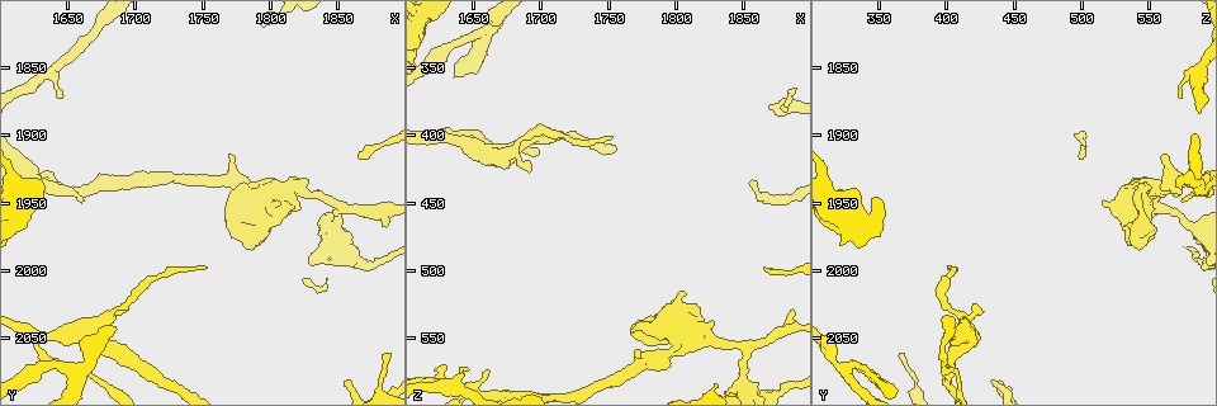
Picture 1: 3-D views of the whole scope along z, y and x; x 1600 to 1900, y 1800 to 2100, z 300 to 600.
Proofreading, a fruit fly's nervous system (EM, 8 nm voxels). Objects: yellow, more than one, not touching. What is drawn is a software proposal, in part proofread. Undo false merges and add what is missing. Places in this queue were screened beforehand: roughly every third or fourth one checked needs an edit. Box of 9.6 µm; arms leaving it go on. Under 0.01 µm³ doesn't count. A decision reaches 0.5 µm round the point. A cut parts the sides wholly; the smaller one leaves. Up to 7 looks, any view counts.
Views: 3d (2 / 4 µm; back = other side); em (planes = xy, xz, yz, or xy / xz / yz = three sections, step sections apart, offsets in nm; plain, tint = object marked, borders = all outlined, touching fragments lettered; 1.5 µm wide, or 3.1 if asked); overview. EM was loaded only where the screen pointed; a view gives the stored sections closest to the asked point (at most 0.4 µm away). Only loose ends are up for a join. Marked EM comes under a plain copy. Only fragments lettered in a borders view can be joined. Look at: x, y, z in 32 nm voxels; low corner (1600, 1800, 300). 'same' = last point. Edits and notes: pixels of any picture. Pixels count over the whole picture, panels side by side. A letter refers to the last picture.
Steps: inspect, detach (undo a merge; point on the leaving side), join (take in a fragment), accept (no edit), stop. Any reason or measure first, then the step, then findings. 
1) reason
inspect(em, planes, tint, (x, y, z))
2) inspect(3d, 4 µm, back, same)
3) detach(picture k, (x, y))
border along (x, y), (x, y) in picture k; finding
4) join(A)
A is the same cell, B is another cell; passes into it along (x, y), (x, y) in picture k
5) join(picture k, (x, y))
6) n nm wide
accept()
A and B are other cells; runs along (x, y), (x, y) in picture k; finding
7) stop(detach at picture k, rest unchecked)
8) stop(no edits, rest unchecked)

branch stops here
inspect(em, xy, step 4, tint, (1622, 1938, 572))

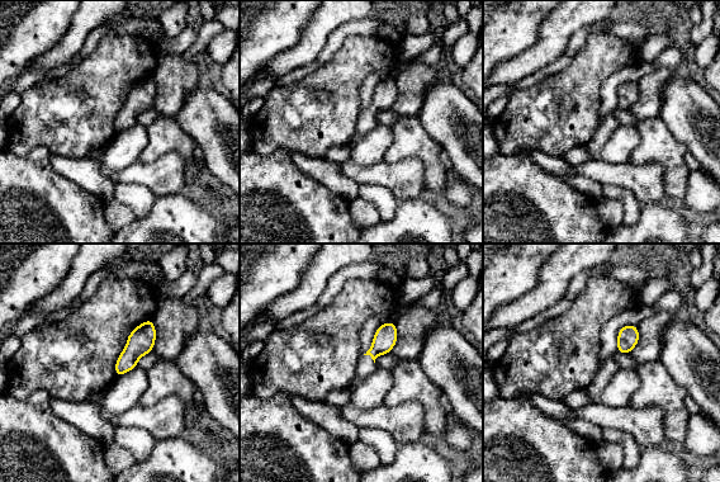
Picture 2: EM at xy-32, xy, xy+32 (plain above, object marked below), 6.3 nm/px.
another direction
inspect(em, planes, borders, same)

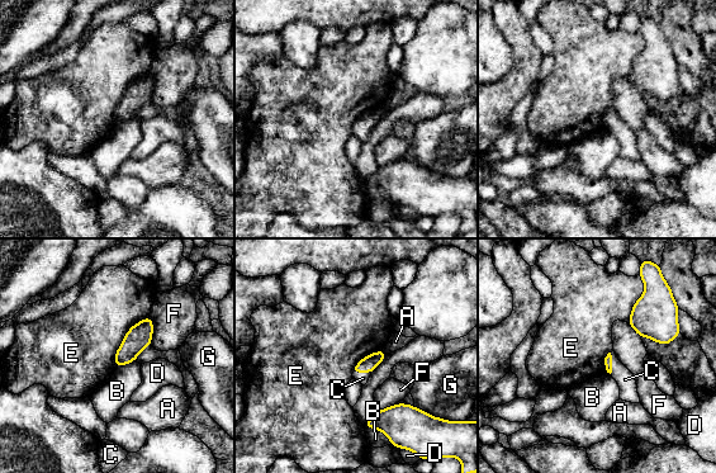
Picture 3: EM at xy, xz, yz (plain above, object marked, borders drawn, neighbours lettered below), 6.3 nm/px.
E touches over 380 nm
join(C)
C is the same cell, A, B, D, E, F and G are other cells; the neuron continues

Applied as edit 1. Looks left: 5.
calibre changes
inspect(3d, 2 µm, (1822, 1942, 550))

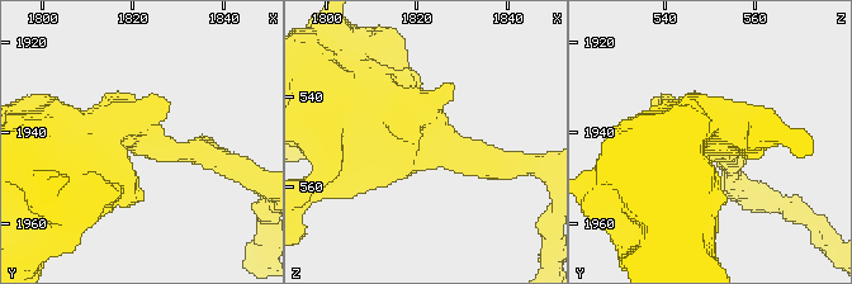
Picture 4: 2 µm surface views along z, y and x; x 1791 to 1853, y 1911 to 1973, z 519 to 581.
shape alone is not enough
inspect(em, planes, borders, (1820, 1941, 550))

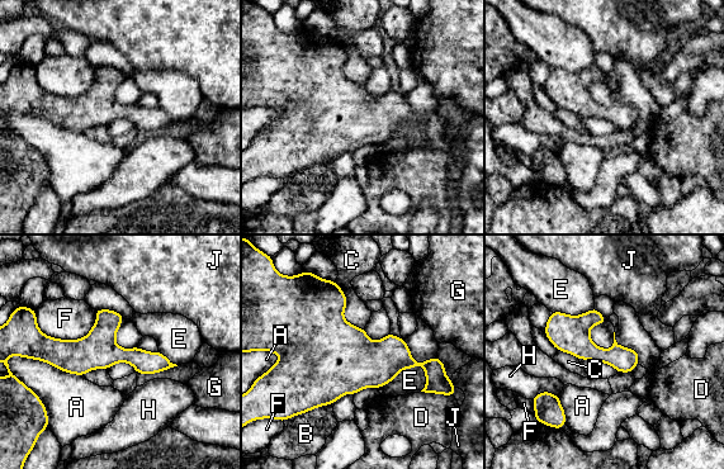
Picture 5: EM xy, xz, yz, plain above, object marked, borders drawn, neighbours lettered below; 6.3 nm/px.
accept()
A, B, C, D, E, F, G, H and J are other cells; border along (335, 282), (344, 317), (364, 328) in picture 5; one neuron here

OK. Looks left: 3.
branch stops here
inspect(em, planes, borders, (1854, 2082, 434))

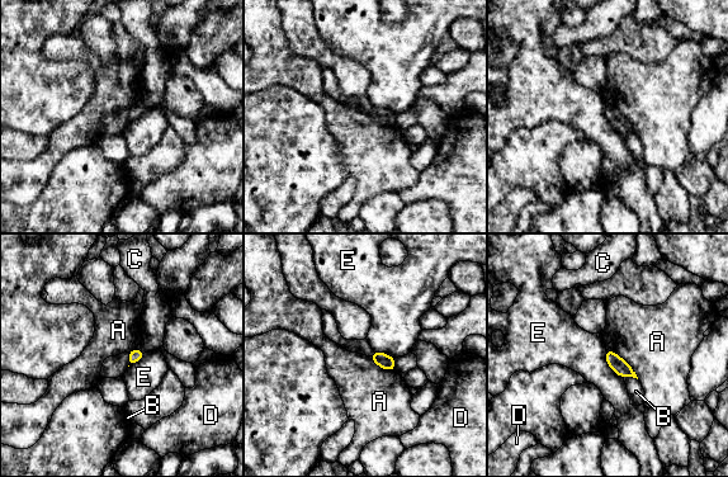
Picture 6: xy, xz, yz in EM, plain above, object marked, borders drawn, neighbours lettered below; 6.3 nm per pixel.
accept()
A, B, C, D and E are other cells; border along (606, 349), (617, 353), (638, 378) in picture 6; none of them fits

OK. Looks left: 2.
stop(join at picture 3, rest unchecked)

